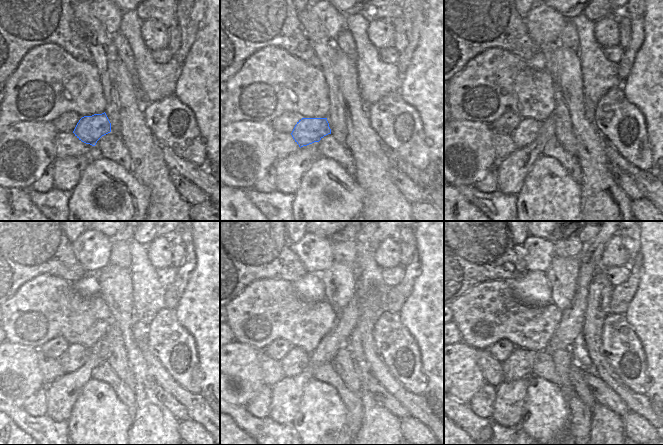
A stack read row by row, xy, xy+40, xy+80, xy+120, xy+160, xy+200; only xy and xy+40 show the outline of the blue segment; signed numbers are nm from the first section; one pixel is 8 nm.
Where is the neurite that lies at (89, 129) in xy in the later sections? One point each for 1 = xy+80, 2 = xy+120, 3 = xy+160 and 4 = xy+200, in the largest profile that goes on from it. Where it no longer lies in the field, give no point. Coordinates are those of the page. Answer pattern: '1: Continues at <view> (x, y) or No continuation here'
1: Continues at xy+80 (528, 129)
2: Continues at xy+120 (76, 355)
3: Continues at xy+160 (297, 359)
4: Continues at xy+200 (519, 364)

